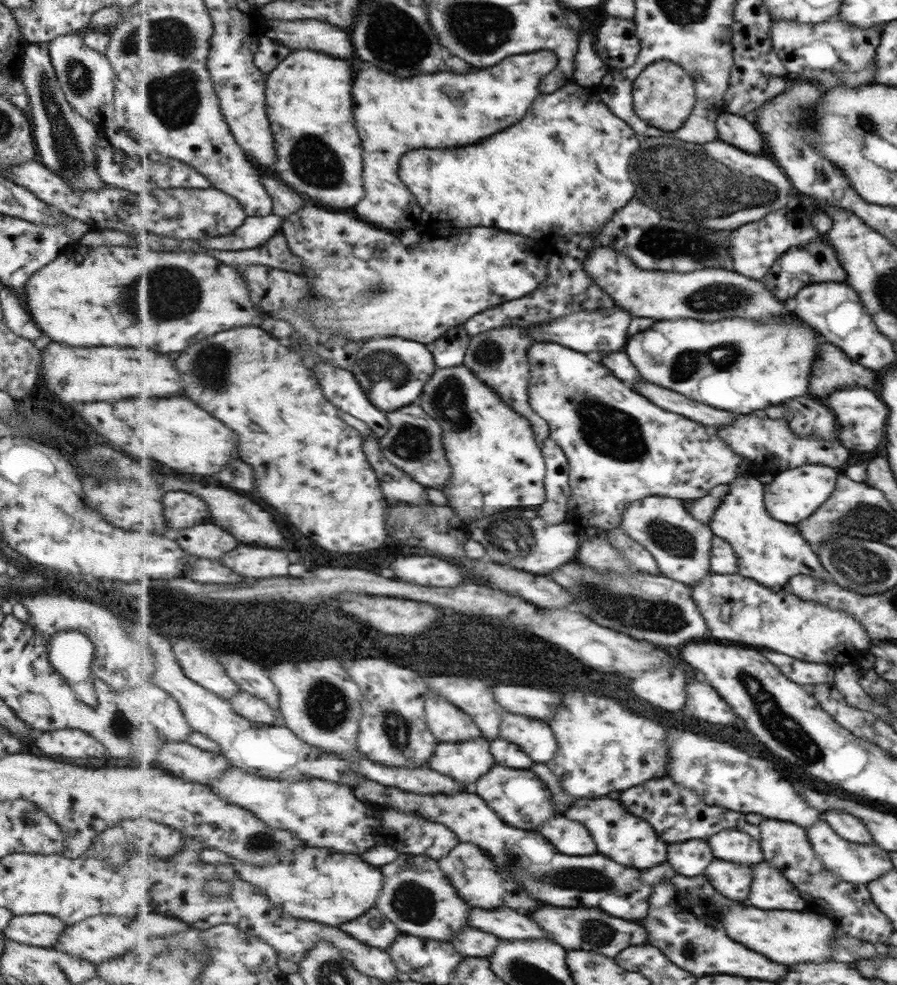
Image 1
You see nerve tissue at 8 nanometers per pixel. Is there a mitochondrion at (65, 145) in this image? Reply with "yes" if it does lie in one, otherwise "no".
yes

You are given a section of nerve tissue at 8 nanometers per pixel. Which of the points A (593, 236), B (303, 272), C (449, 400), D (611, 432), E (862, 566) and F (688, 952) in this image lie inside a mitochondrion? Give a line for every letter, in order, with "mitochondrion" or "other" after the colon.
A: other
B: other
C: mitochondrion
D: mitochondrion
E: mitochondrion
F: mitochondrion

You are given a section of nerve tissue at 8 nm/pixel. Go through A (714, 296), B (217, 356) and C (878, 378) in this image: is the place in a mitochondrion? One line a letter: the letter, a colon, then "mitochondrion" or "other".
A: mitochondrion
B: mitochondrion
C: other

